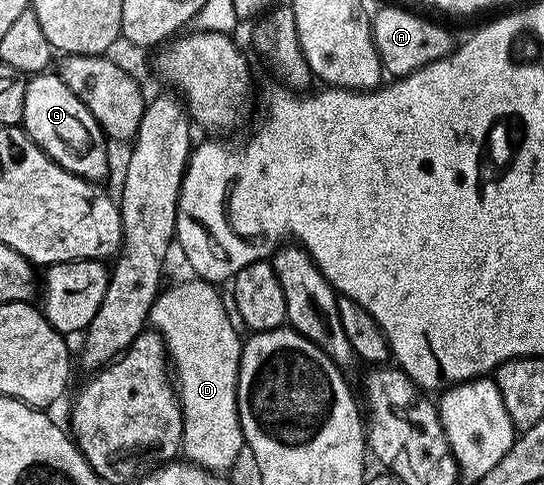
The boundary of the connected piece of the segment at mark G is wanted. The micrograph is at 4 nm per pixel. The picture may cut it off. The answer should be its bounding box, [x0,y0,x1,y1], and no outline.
[21,71,108,182]

